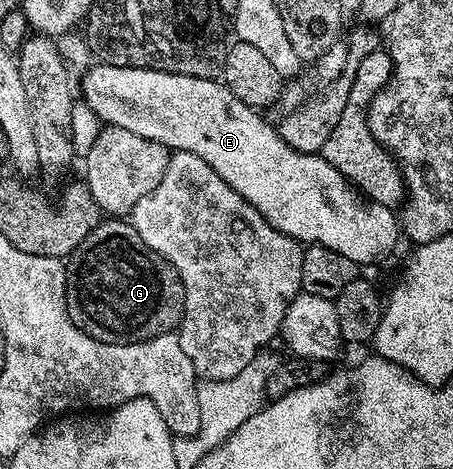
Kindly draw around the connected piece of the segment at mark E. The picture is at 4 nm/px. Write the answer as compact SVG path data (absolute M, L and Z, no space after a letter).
M95 63L83 77L82 100L100 122L125 127L125 131L133 131L133 135L141 135L141 139L153 139L153 143L161 143L169 151L192 153L197 159L205 159L205 163L209 163L209 167L213 167L213 171L217 171L217 175L221 175L221 179L225 179L225 183L229 183L229 187L233 187L233 191L248 201L270 225L304 246L324 245L329 251L345 255L345 259L353 259L355 265L366 267L385 260L391 248L401 241L400 222L388 206L359 205L360 194L333 163L320 154L298 153L289 147L274 124L266 125L256 110L241 103L241 99L233 96L218 80Z

